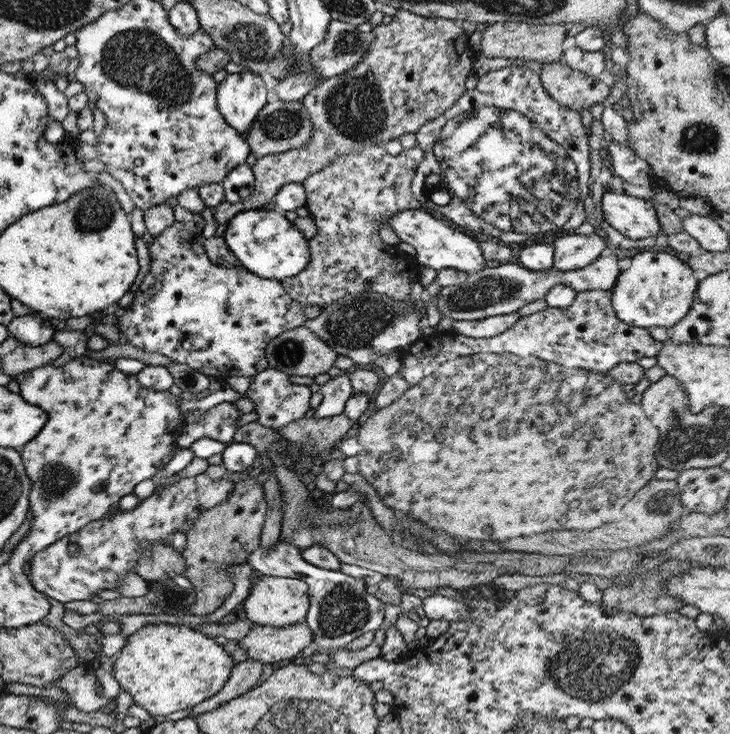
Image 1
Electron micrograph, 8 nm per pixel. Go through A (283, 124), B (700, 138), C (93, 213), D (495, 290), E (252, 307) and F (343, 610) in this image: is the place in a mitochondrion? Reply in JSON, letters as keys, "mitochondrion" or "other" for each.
{"A":"mitochondrion","B":"mitochondrion","C":"mitochondrion","D":"mitochondrion","E":"other","F":"mitochondrion"}

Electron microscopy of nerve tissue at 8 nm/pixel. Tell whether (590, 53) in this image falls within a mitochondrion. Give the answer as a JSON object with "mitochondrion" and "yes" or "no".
{"mitochondrion":"no"}

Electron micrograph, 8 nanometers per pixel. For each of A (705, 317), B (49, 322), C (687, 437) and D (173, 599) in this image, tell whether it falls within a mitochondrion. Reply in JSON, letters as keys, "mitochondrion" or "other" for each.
{"A":"other","B":"other","C":"mitochondrion","D":"mitochondrion"}

